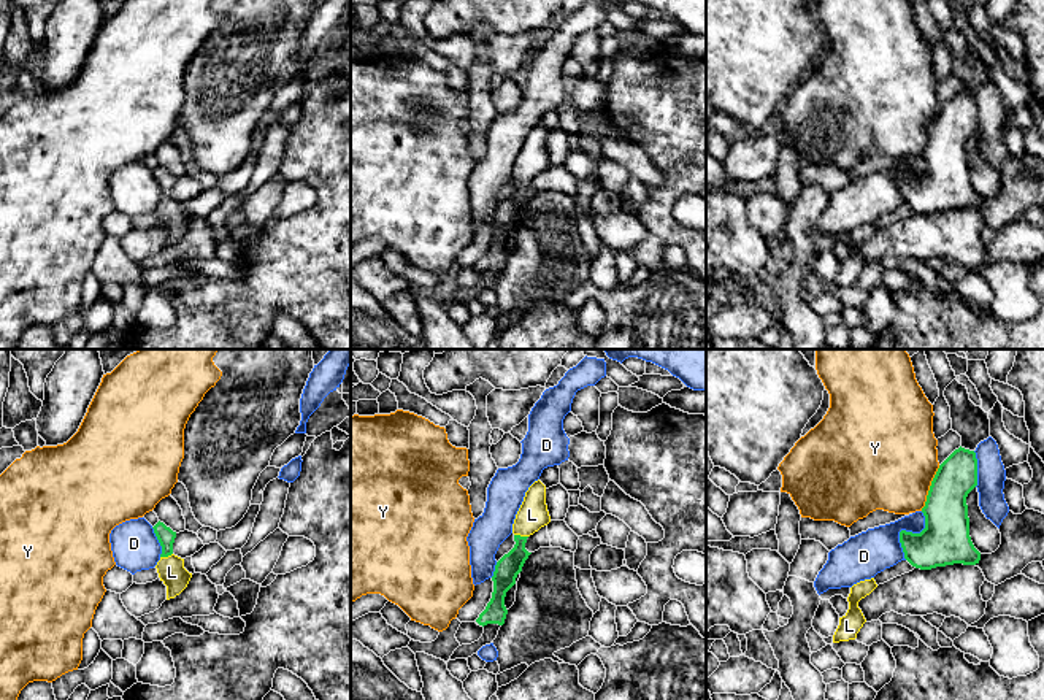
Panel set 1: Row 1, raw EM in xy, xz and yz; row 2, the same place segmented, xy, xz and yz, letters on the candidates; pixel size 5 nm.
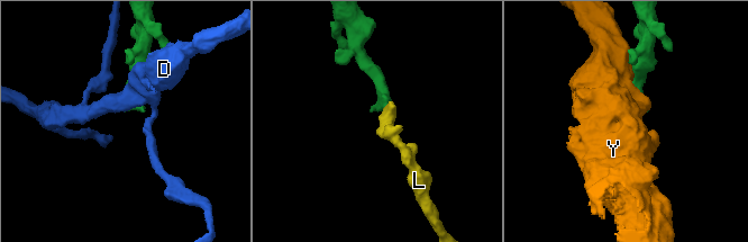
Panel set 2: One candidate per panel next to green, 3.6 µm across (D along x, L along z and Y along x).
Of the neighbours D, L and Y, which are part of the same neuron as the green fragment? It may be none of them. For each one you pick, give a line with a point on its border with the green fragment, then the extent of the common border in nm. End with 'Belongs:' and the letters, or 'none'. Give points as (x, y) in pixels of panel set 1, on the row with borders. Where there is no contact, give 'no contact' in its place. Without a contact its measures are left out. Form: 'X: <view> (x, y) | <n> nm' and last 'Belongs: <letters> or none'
L: xz (519, 535) | 70 nm
Belongs: L

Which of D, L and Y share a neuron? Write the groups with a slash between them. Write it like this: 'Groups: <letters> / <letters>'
Groups: D / L / Y

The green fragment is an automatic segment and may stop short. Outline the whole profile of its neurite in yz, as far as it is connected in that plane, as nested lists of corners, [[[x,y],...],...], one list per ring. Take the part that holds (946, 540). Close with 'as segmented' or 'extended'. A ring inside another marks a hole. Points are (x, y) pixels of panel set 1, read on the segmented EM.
[[[958,448],[938,468],[922,513],[925,529],[920,533],[901,530],[900,543],[904,559],[915,568],[931,570],[954,563],[976,565],[981,552],[974,548],[969,537],[968,494],[977,486],[977,459],[976,452]]]; as segmented

